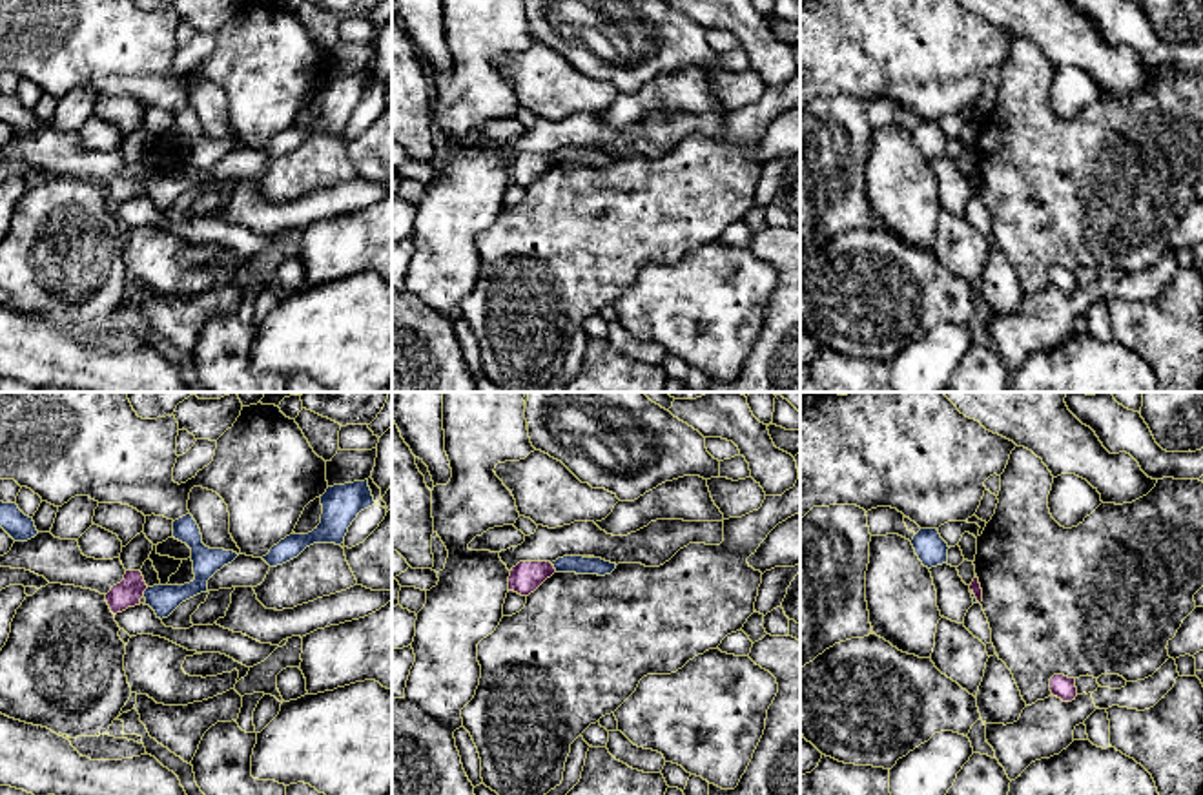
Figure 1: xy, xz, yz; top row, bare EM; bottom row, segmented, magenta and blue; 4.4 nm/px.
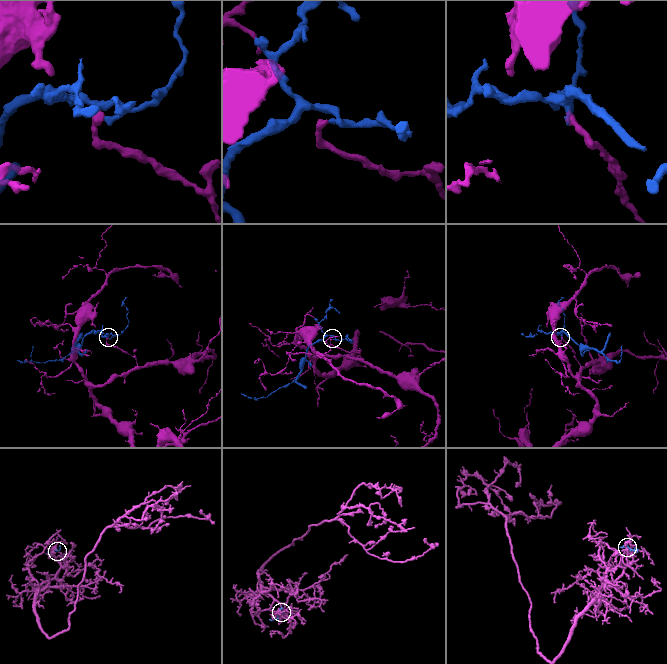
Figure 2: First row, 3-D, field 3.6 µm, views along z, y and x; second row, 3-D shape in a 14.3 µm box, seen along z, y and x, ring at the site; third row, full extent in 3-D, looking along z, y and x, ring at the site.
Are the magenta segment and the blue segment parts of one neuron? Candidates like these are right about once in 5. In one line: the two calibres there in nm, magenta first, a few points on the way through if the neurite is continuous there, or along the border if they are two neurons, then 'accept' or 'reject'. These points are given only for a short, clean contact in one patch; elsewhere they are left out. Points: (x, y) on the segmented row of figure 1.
120 nm thick on the magenta side, 130 nm on the other; border along xy (148, 588), (143, 595); reject

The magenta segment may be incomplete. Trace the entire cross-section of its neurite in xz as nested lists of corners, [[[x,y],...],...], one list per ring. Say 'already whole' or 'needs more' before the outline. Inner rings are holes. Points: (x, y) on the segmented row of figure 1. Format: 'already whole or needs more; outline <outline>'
already whole; outline [[[519,562],[510,571],[509,591],[529,596],[554,573],[556,569],[550,562]]]

